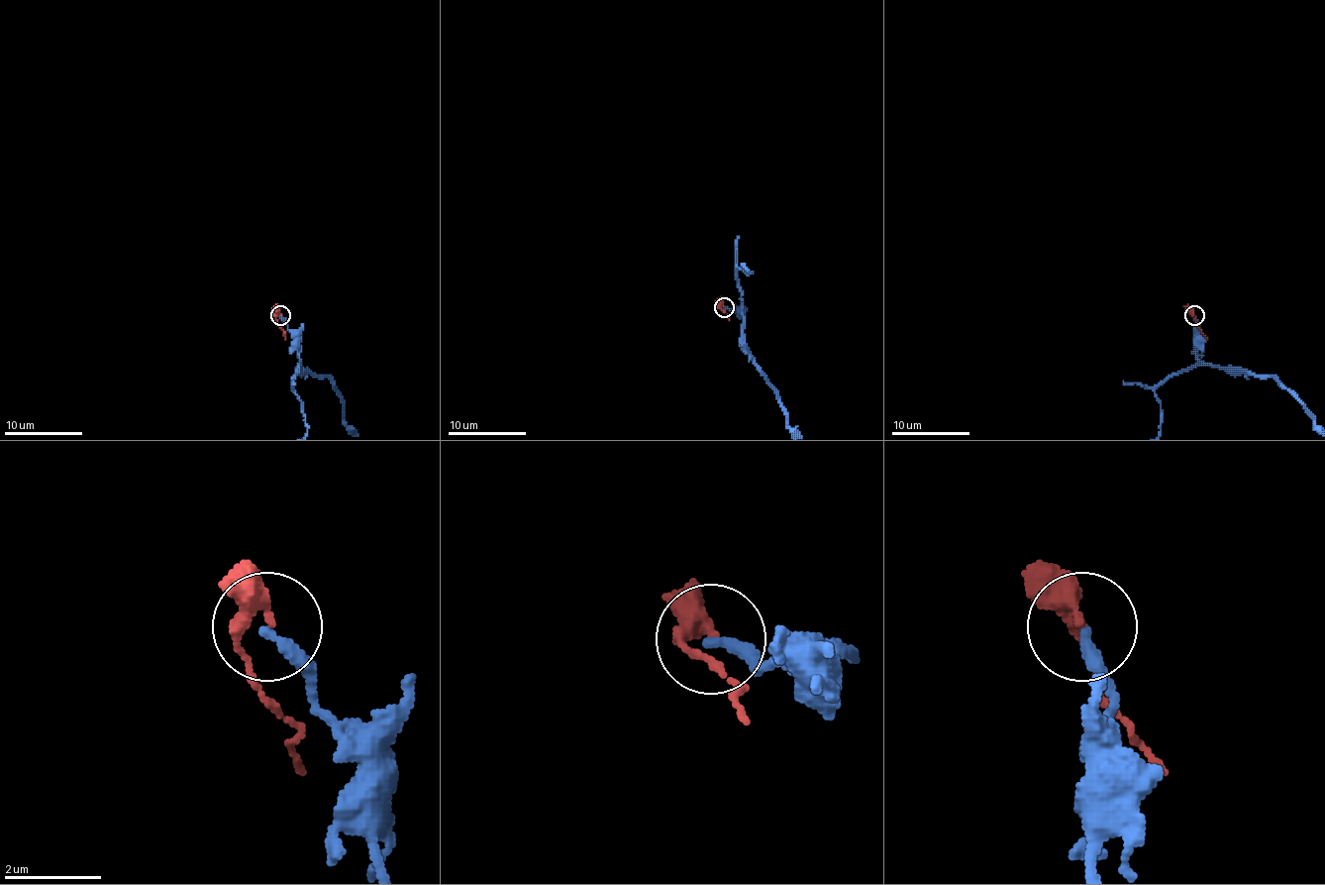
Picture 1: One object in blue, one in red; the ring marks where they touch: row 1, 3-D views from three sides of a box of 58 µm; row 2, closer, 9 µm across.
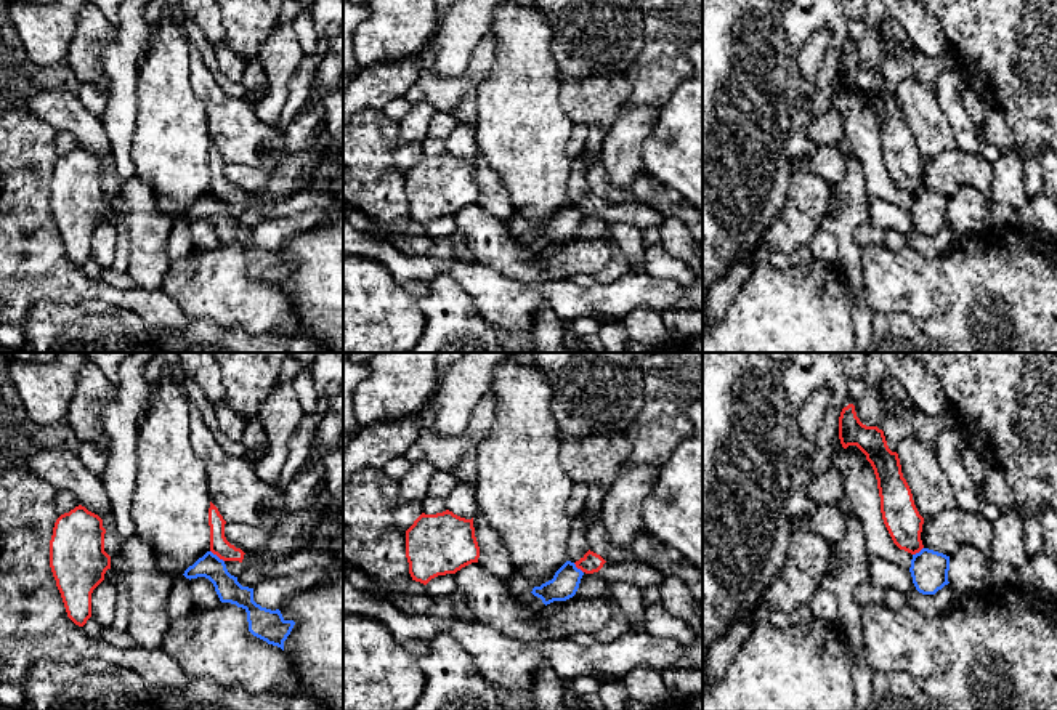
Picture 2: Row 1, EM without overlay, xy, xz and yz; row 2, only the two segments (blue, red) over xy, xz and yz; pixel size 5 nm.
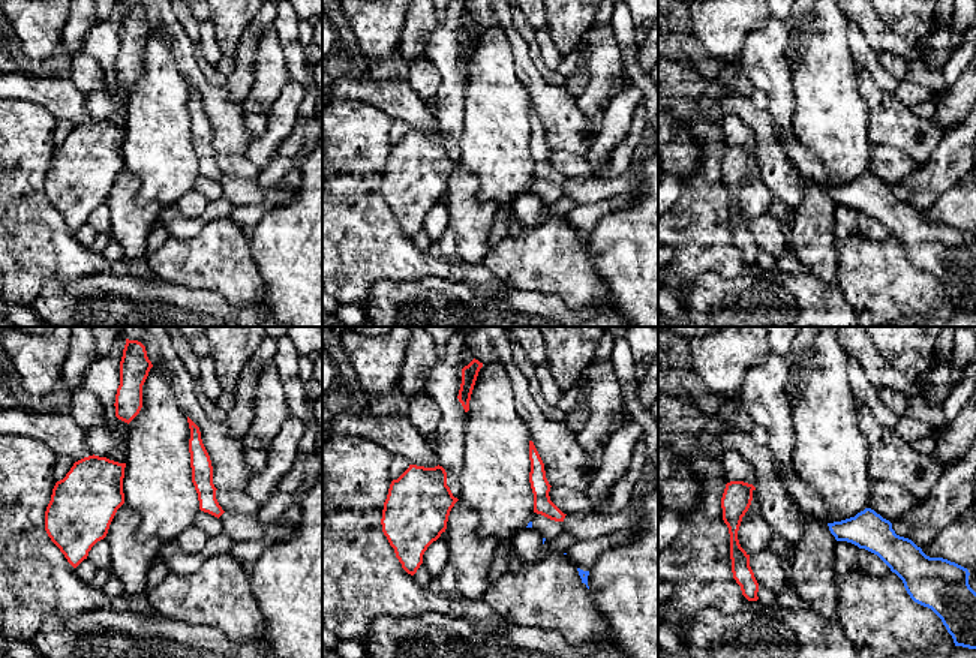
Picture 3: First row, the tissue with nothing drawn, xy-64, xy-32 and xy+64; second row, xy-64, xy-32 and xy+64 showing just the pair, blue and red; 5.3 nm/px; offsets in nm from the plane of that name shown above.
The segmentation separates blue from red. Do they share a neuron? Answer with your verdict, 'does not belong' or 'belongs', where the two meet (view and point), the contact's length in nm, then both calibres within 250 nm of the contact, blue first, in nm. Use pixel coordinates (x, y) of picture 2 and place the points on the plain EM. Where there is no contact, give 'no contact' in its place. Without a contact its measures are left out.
does not belong | xy (215, 196) | 90 nm | 120/100 nm

